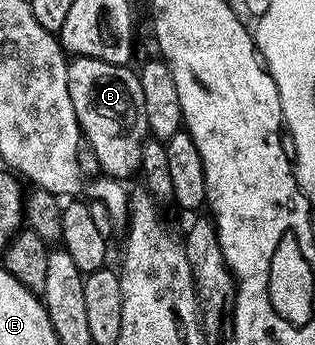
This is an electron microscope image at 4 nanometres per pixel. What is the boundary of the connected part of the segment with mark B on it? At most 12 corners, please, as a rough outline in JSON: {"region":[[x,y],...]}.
{"region":[[66,64],[81,138],[129,180],[150,135],[138,71]]}

